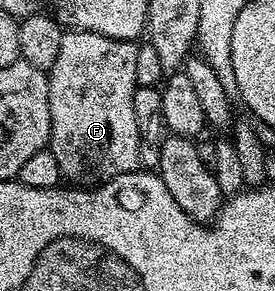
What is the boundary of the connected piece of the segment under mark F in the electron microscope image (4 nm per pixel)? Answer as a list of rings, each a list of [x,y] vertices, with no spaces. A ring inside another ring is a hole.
[[[65,31],[62,47],[58,49],[58,58],[46,74],[50,90],[50,126],[52,127],[48,148],[58,161],[58,170],[65,181],[84,182],[87,181],[84,179],[88,175],[92,175],[96,182],[103,182],[140,168],[138,122],[134,119],[137,55],[138,48],[133,41],[106,38],[102,34],[93,32]]]

